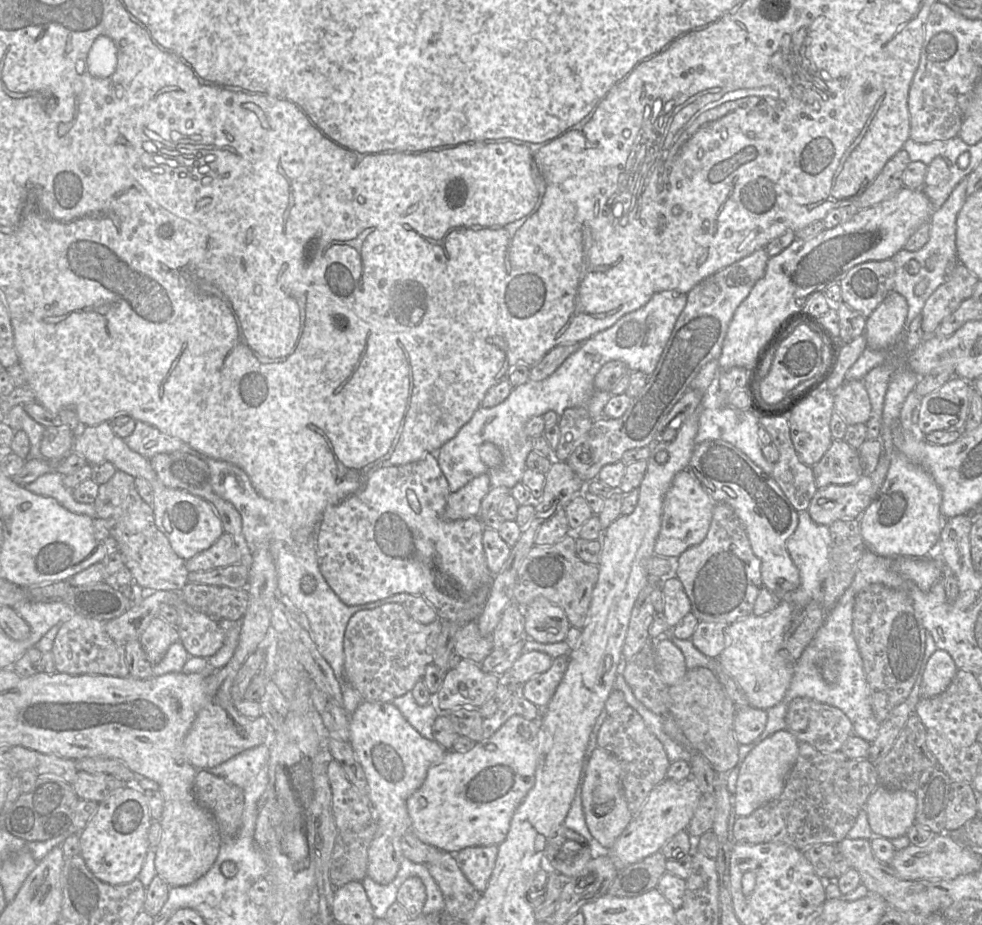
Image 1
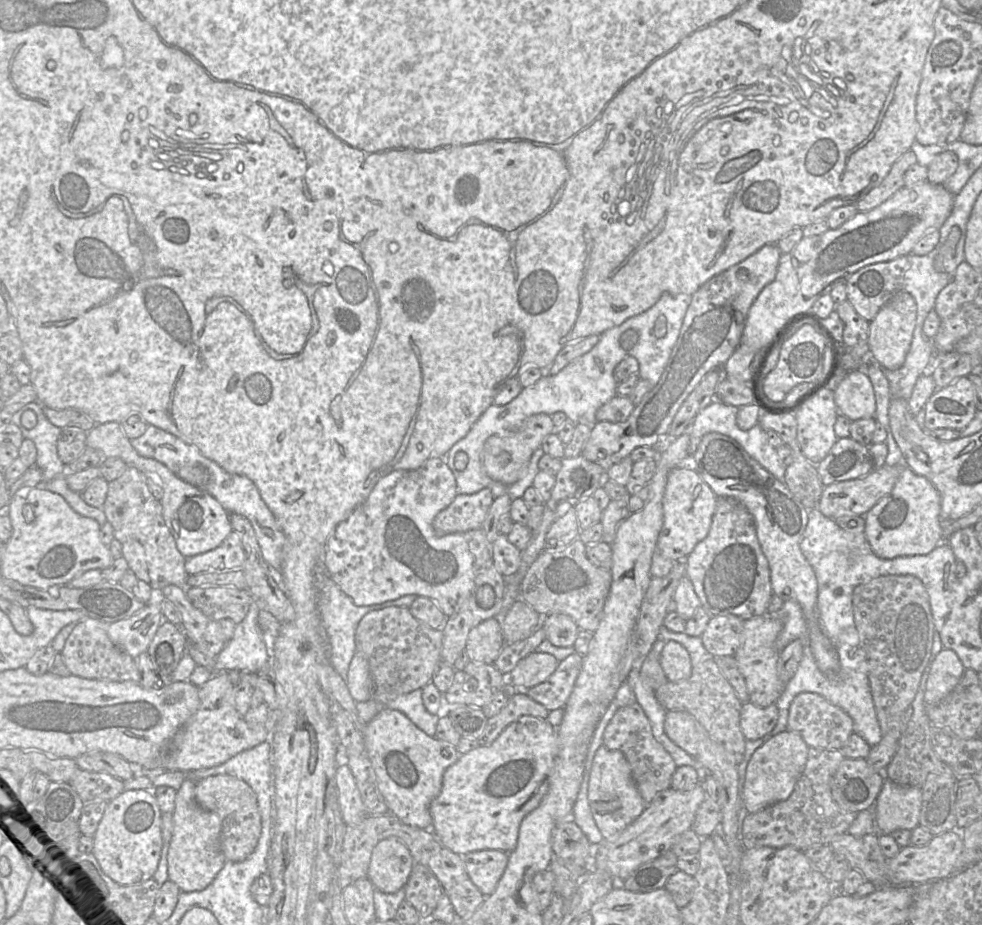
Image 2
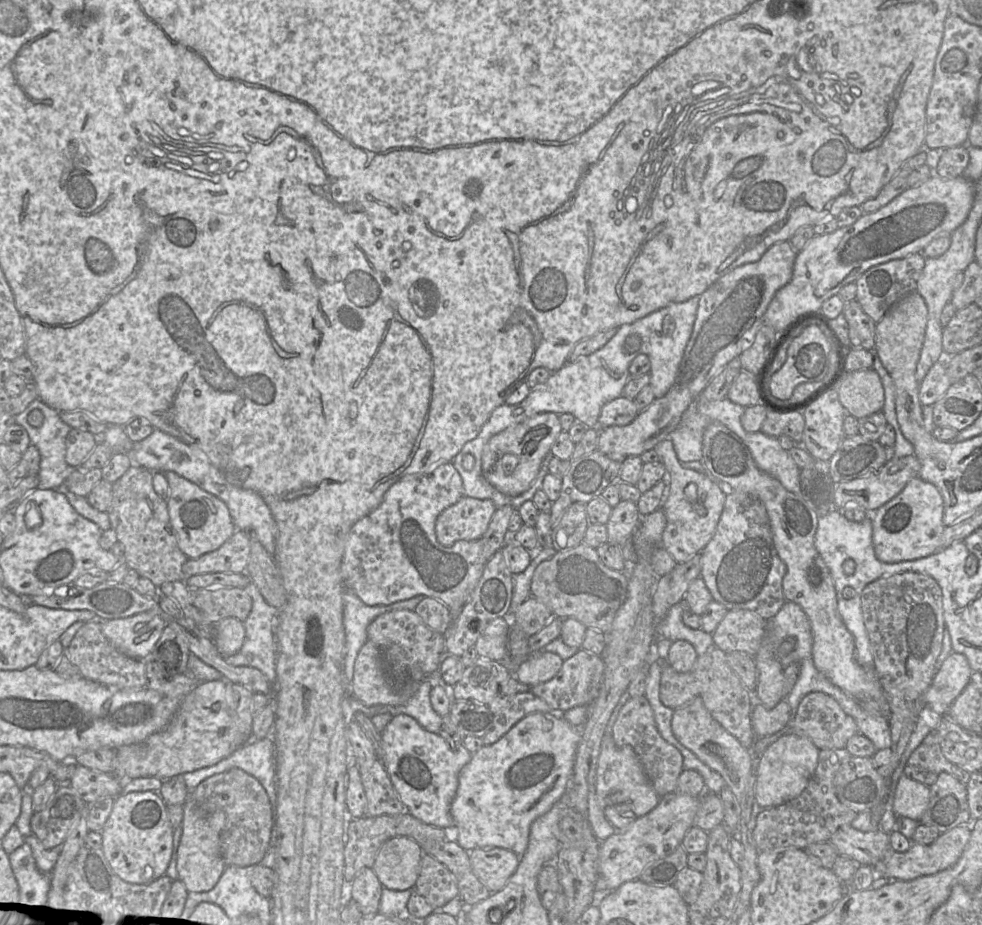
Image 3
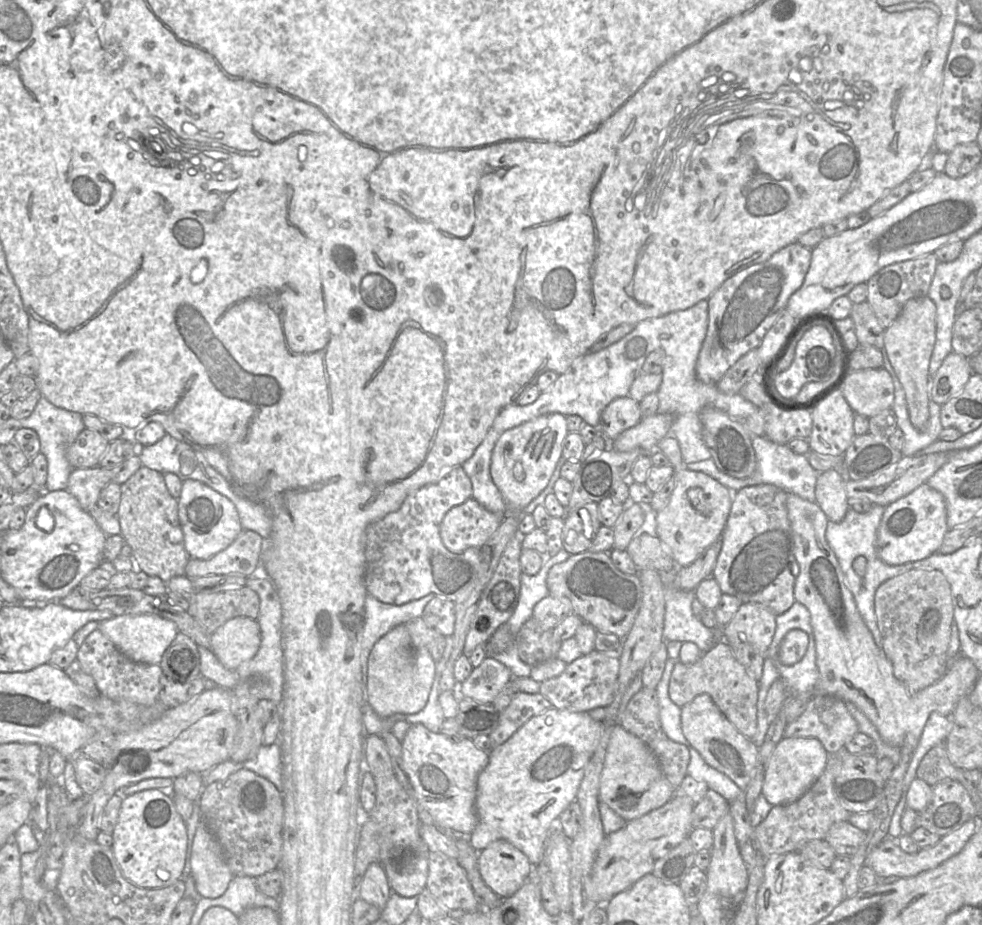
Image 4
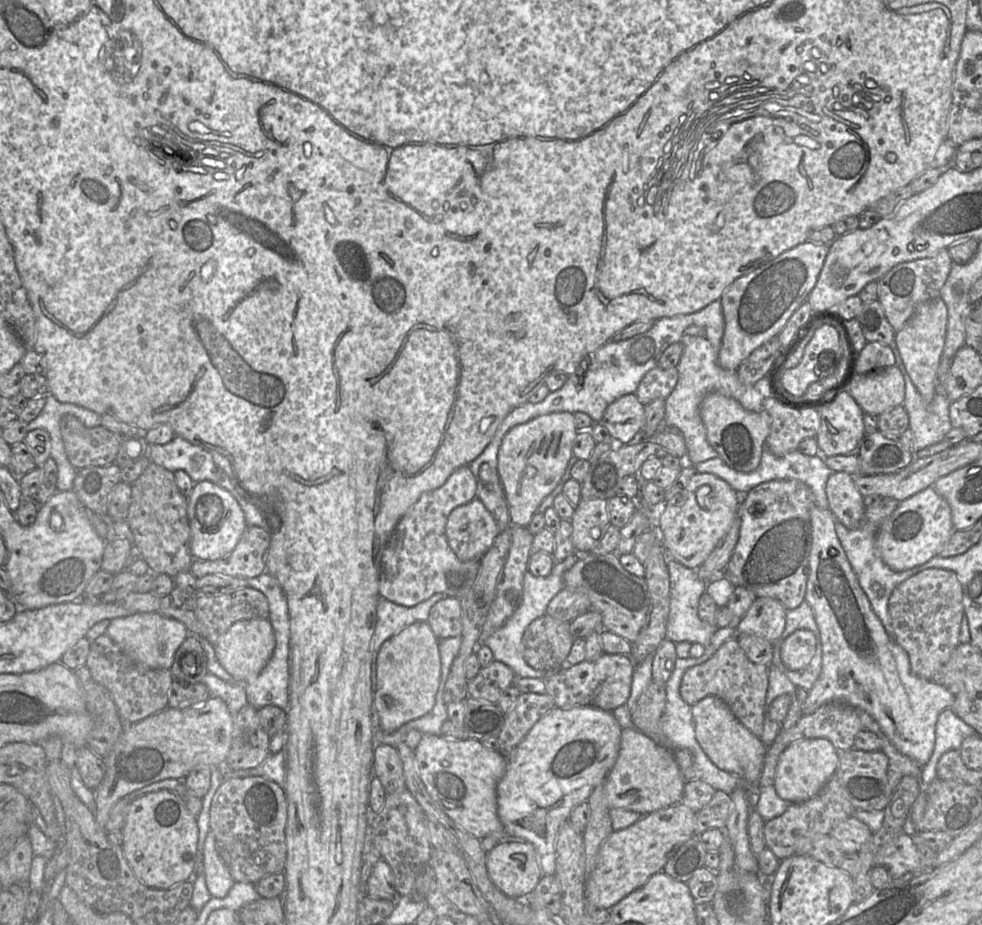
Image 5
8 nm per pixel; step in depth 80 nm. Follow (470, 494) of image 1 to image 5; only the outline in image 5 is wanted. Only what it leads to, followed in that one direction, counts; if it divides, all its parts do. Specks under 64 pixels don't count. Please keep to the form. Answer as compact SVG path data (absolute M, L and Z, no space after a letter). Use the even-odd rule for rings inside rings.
M477 497L456 507L446 523L448 543L463 561L480 561L499 532L495 517Z

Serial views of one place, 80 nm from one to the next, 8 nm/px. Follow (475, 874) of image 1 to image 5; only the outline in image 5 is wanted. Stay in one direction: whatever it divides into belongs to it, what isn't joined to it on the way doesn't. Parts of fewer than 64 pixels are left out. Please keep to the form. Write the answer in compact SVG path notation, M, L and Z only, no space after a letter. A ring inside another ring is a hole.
M503 841L487 852L487 871L492 882L507 896L525 897L544 875L532 844Z

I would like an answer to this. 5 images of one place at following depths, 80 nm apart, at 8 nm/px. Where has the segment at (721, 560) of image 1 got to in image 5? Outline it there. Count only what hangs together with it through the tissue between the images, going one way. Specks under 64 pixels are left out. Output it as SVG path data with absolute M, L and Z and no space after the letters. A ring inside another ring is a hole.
M795 479L765 482L740 497L739 539L724 569L725 579L735 588L750 590L756 598L779 600L786 610L798 607L806 593L813 544L811 511L814 507L817 505L809 486Z

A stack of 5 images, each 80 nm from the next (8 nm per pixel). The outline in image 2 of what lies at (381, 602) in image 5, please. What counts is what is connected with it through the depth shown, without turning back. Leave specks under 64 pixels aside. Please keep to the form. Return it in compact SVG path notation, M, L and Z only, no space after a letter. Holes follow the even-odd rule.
M323 564L316 568L316 587L318 590L318 610L322 625L327 633L329 642L329 662L335 671L346 681L351 661L356 653L355 633L363 616L371 611L384 609L391 606L409 608L416 595L405 595L398 599L370 606L357 606L338 585L331 579L328 572L323 570Z

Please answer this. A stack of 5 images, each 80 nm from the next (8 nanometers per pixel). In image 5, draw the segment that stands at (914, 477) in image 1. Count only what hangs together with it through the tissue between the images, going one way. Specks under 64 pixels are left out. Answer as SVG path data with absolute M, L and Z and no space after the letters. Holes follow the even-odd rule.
M927 487L901 501L895 511L883 521L875 538L875 546L884 564L895 571L905 571L925 564L937 556L954 530L949 504L933 487Z

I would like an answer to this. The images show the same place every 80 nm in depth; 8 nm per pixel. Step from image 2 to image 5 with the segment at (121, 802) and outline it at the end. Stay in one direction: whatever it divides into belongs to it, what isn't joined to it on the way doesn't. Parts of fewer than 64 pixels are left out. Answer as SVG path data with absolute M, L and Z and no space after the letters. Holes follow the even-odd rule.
M159 790L145 794L130 802L121 828L123 855L136 878L145 886L155 889L170 889L195 875L195 863L199 840L197 816L193 816L184 801L175 793Z

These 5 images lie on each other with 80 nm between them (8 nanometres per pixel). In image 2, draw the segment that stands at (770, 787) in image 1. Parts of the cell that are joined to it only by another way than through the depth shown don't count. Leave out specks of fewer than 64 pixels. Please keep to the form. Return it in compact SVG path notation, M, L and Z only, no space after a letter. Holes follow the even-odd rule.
M789 730L774 735L755 750L747 764L741 791L742 804L748 814L759 812L790 797L804 771L808 750L809 746L803 738Z

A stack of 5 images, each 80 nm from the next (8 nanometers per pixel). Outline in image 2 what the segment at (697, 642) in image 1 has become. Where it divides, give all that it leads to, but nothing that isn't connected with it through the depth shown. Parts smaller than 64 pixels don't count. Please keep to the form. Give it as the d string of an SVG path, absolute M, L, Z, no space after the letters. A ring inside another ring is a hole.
M727 614L712 617L700 636L713 657L734 656L742 642L744 619Z

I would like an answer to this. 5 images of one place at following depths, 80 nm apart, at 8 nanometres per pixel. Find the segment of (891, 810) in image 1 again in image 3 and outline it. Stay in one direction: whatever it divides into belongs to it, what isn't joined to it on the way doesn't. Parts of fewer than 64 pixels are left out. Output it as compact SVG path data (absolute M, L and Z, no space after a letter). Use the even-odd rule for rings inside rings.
M902 775L894 792L893 812L897 818L908 817L920 822L929 797L929 786Z

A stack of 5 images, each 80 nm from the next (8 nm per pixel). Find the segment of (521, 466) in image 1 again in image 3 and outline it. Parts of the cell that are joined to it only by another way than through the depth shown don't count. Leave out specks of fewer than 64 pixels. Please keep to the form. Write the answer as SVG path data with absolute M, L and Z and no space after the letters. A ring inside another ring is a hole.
M694 296L684 302L670 304L631 323L621 325L602 348L590 355L569 361L560 370L552 372L547 381L531 388L529 395L522 402L498 406L477 437L465 443L451 462L462 478L464 496L492 500L497 508L511 505L515 511L525 501L532 500L535 492L541 490L543 477L549 473L547 457L530 488L518 496L511 497L496 489L483 475L482 454L486 443L499 432L544 412L569 413L589 427L598 426L599 414L604 404L623 396L623 389L631 378L629 366L639 354L649 357L649 385L655 398L663 397L675 384L685 347L693 331L699 298L700 296Z

